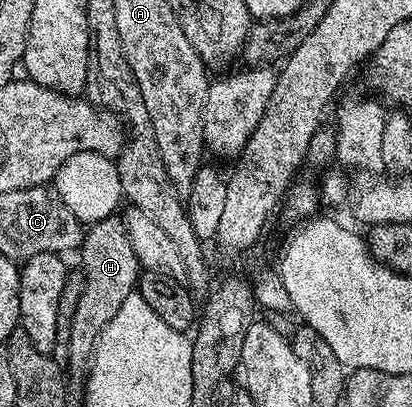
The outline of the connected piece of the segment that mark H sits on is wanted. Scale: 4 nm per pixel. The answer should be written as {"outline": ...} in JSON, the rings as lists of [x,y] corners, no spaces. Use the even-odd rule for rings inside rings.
{"outline":[[[116,215],[91,222],[87,226],[84,240],[80,242],[78,256],[83,289],[71,323],[70,355],[66,371],[71,382],[73,380],[81,384],[87,376],[101,332],[118,313],[122,303],[135,292],[142,270],[138,263],[138,255],[134,255],[134,247],[130,247],[130,235],[126,235],[123,220]]]}

